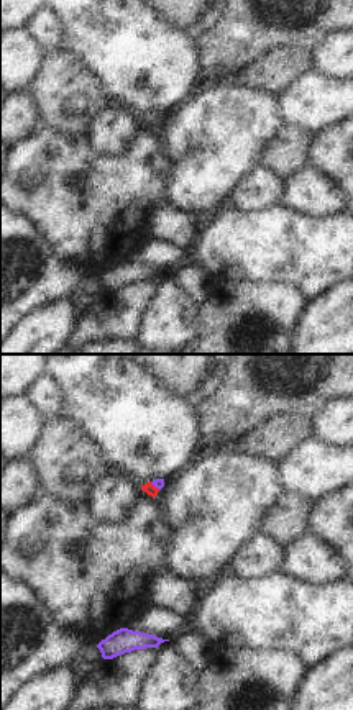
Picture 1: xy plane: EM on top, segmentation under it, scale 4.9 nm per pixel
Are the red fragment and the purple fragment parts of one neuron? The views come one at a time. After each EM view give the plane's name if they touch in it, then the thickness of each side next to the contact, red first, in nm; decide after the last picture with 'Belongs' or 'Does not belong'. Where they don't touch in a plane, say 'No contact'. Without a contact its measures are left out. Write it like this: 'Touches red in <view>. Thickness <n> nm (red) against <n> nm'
Touches red in xy. Thickness 60 nm (red) against 50 nm.

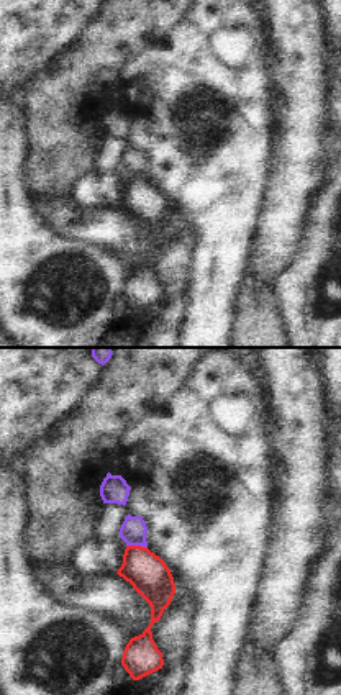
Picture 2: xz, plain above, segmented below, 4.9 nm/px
Touches red in xz. Thickness 200 nm (red) against 130 nm.

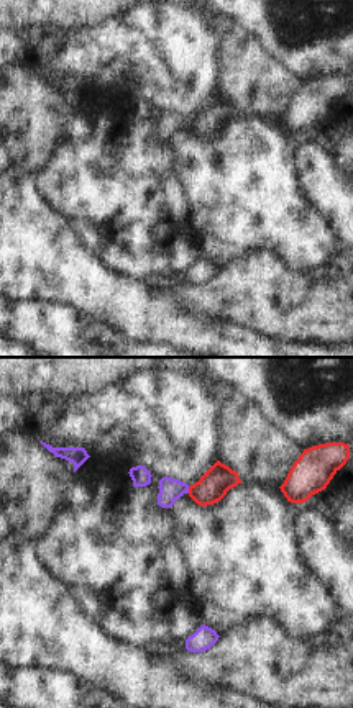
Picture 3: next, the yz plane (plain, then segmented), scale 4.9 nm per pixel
Touches red in yz. Thickness 150 nm (red) against 110 nm.

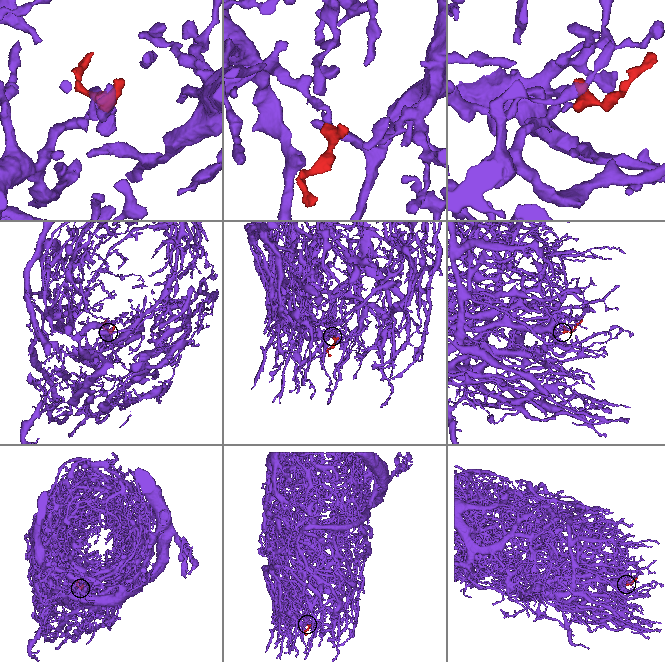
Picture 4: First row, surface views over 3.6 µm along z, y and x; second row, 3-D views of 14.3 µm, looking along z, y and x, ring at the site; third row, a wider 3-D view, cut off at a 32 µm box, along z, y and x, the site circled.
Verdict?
Belongs.

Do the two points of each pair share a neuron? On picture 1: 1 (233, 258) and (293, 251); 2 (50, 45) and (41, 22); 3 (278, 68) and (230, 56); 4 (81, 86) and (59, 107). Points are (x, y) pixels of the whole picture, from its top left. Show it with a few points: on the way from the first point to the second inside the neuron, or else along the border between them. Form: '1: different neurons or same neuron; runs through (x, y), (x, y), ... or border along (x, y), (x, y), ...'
1: same neuron; runs through (248, 251), (278, 251)
2: same neuron; runs through (50, 40), (43, 27)
3: different neurons; border along (291, 48), (275, 48), (261, 54), (233, 77)
4: same neuron; runs through (76, 91), (64, 102)

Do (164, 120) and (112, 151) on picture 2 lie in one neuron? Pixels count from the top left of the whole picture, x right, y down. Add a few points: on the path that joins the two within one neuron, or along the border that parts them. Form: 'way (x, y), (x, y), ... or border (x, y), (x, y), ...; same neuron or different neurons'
way (151, 130), (125, 143); same neuron

